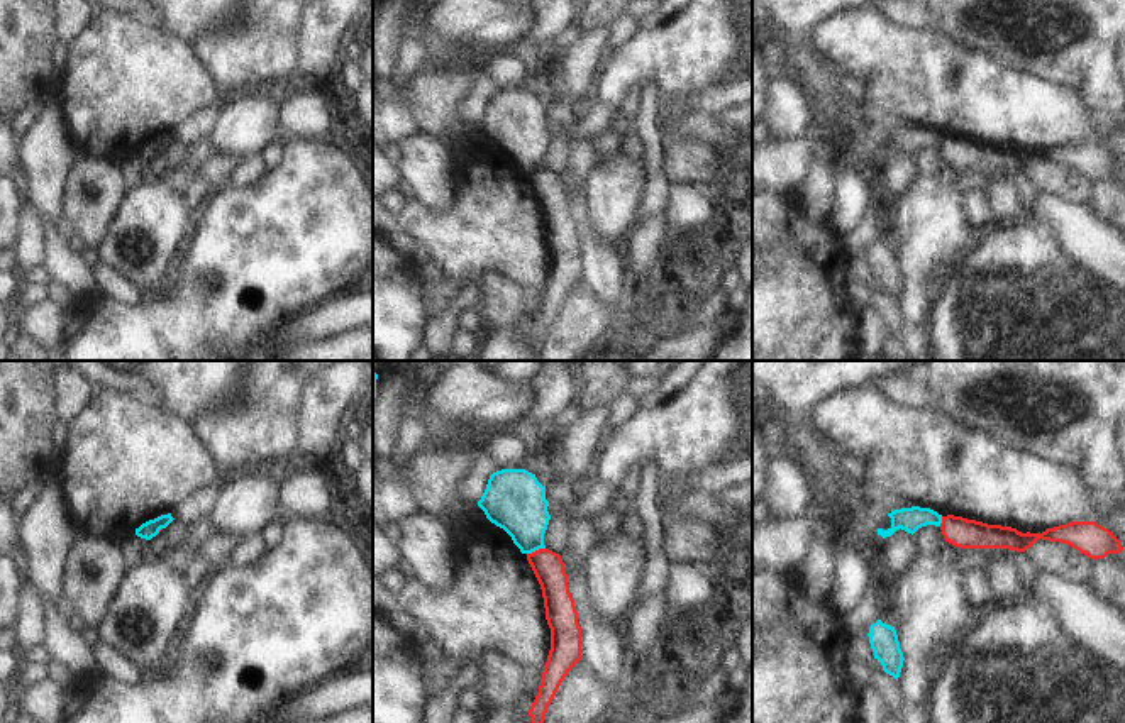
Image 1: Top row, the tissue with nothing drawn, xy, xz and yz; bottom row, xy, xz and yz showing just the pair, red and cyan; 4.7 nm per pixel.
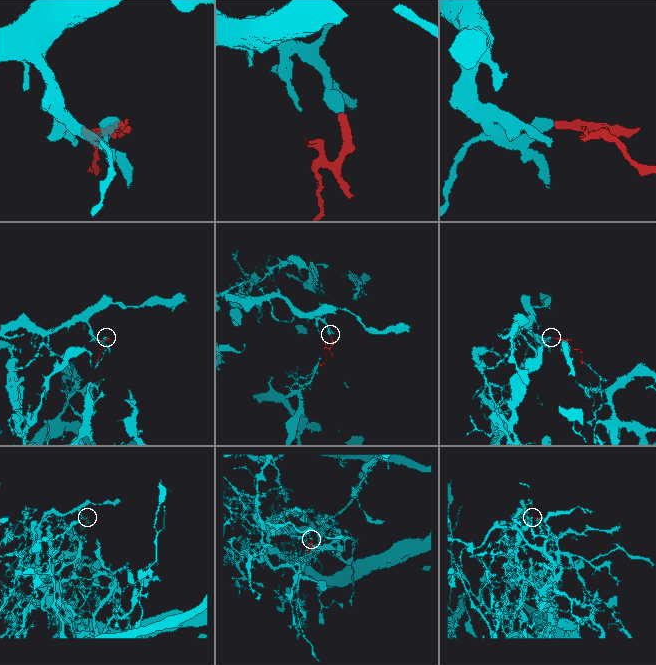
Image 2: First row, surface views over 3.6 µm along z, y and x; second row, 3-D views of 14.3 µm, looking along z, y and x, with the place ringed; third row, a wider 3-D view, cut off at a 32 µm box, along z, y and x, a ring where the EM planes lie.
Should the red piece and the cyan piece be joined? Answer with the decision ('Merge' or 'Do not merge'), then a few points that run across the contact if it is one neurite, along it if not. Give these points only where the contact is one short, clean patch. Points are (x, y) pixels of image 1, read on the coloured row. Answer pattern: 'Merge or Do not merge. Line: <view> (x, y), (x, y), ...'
Do not merge. Line: xz (544, 547), (527, 554)

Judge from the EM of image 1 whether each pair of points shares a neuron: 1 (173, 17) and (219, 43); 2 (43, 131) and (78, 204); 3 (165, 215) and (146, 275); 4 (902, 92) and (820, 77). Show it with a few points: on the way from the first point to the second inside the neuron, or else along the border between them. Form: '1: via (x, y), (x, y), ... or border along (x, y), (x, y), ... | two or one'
1: border along (238, 17), (210, 27), (190, 43) | two
2: border along (80, 153), (65, 182), (61, 215) | two
3: via (156, 231), (156, 249), (151, 259) | one
4: border along (868, 97), (881, 109), (902, 117) | two

